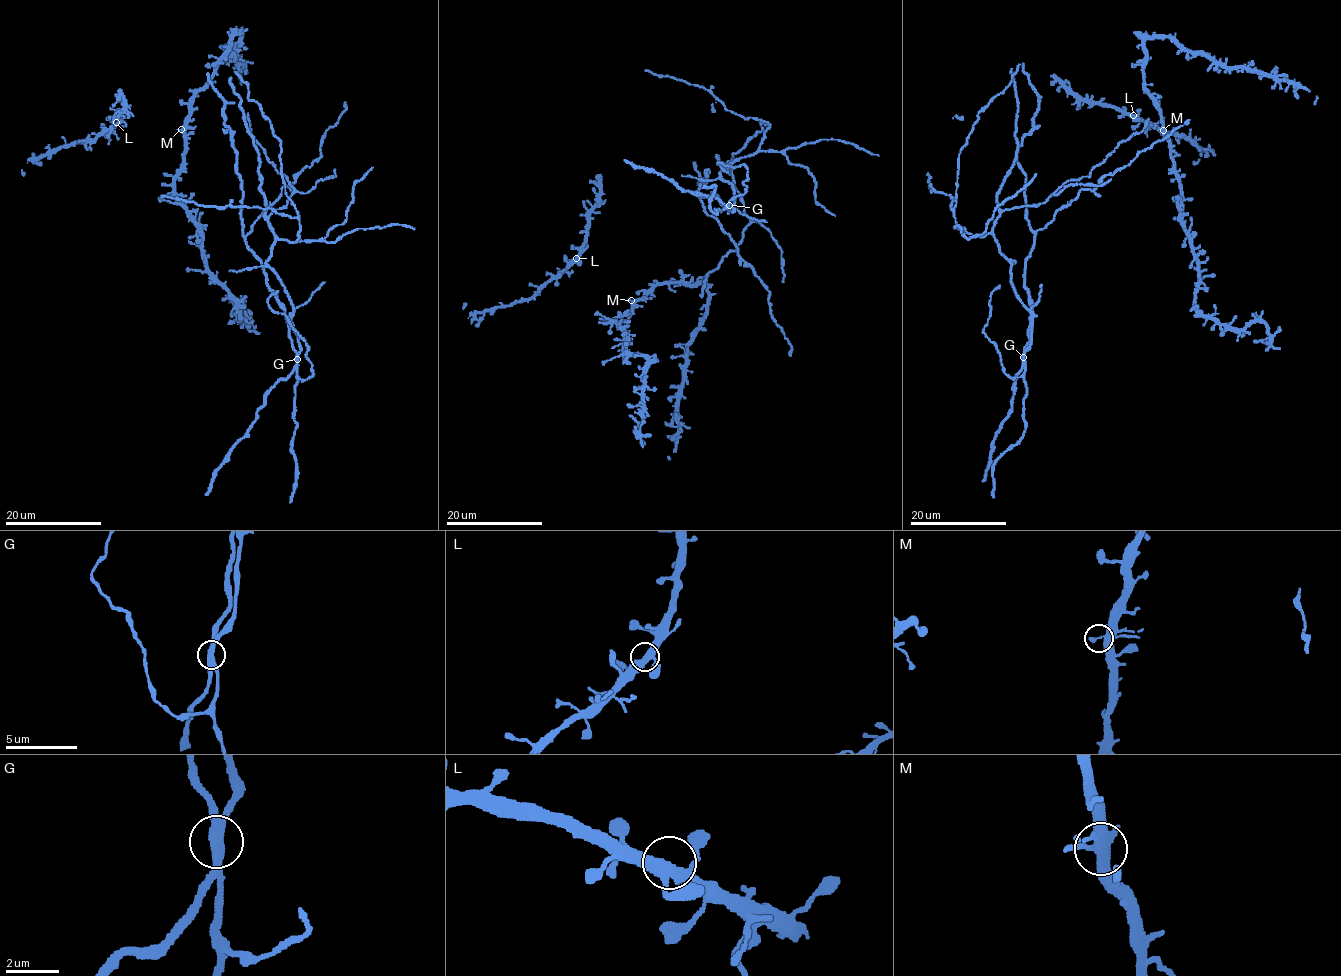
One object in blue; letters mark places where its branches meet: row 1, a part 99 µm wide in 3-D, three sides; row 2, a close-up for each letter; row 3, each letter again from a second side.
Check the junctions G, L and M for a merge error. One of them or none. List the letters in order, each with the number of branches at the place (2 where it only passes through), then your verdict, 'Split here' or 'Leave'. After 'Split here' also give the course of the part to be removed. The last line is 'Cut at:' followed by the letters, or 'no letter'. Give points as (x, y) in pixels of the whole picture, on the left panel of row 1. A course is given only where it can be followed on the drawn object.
G: Branches: 4. Split here. Course of the part to remove: (297, 359), (285, 308), (245, 238), (283, 187), (320, 157), (322, 137), (338, 122), (345, 102)
L: Branches: 4. Leave
M: Branches: 4. Leave
Cut at: G

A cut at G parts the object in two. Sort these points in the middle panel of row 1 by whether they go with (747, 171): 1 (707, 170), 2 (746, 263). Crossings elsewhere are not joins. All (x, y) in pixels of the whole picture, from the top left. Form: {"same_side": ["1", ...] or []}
{"same_side": []}

